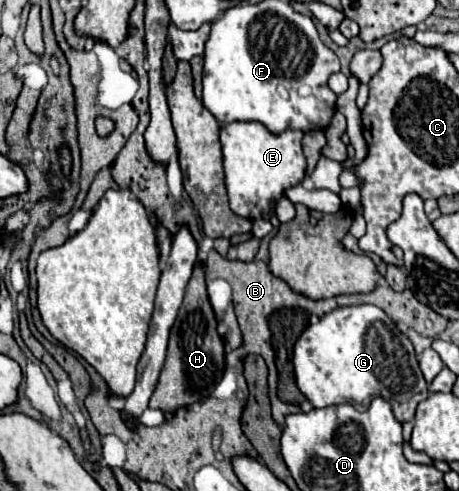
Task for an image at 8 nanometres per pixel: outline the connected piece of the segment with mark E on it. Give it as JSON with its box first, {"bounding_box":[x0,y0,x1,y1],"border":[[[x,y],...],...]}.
{"bounding_box":[220,122,306,220],"border":[[[230,122],[220,126],[220,144],[224,156],[226,188],[230,208],[248,220],[270,218],[274,204],[288,186],[296,186],[304,178],[306,160],[302,154],[302,130],[284,130],[272,134],[260,122]]]}

